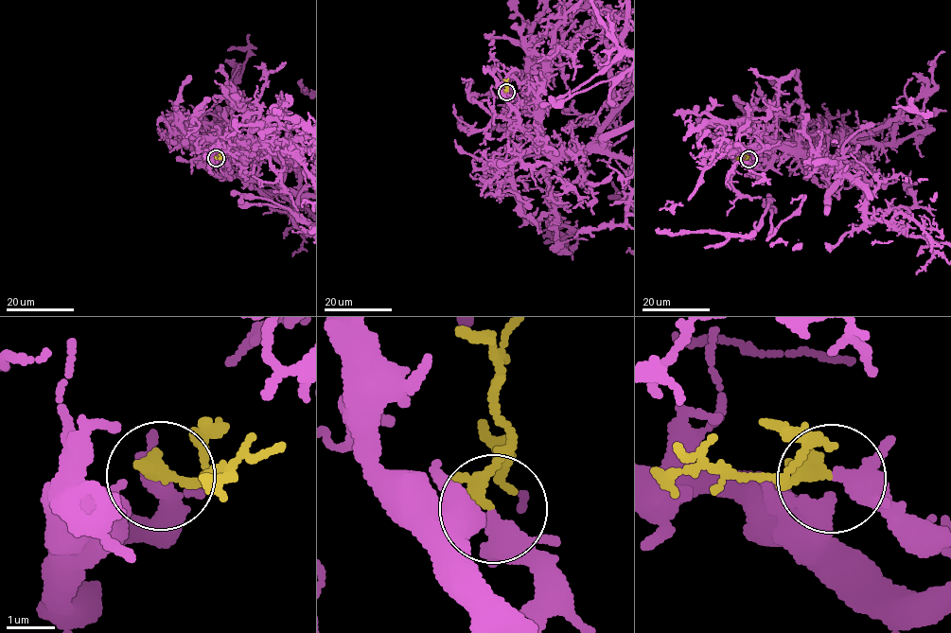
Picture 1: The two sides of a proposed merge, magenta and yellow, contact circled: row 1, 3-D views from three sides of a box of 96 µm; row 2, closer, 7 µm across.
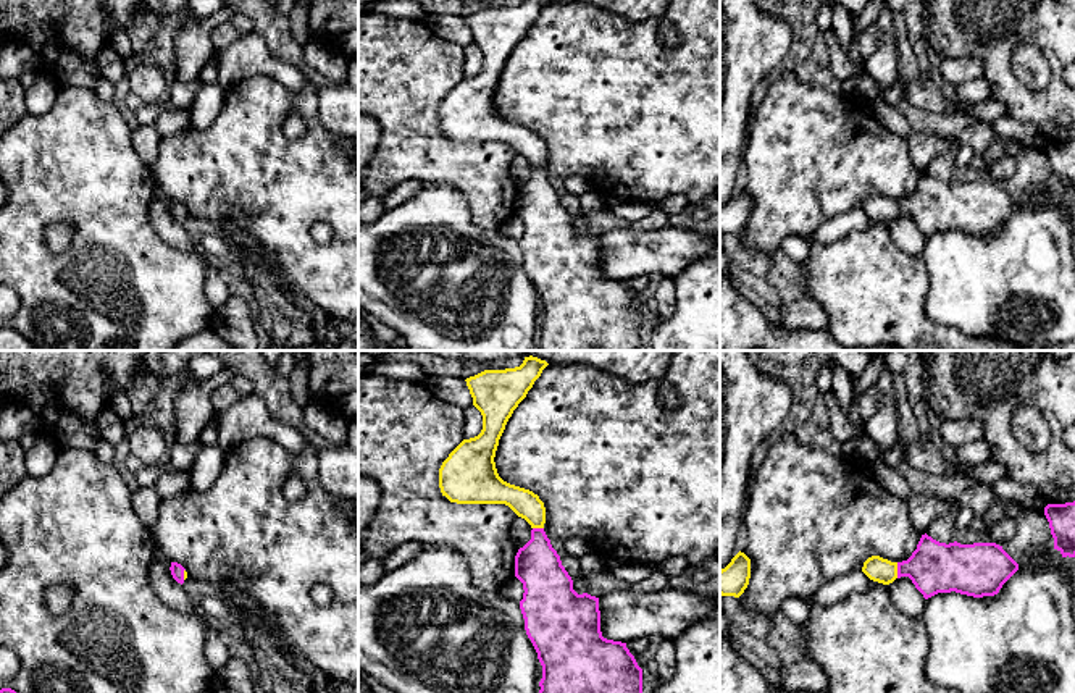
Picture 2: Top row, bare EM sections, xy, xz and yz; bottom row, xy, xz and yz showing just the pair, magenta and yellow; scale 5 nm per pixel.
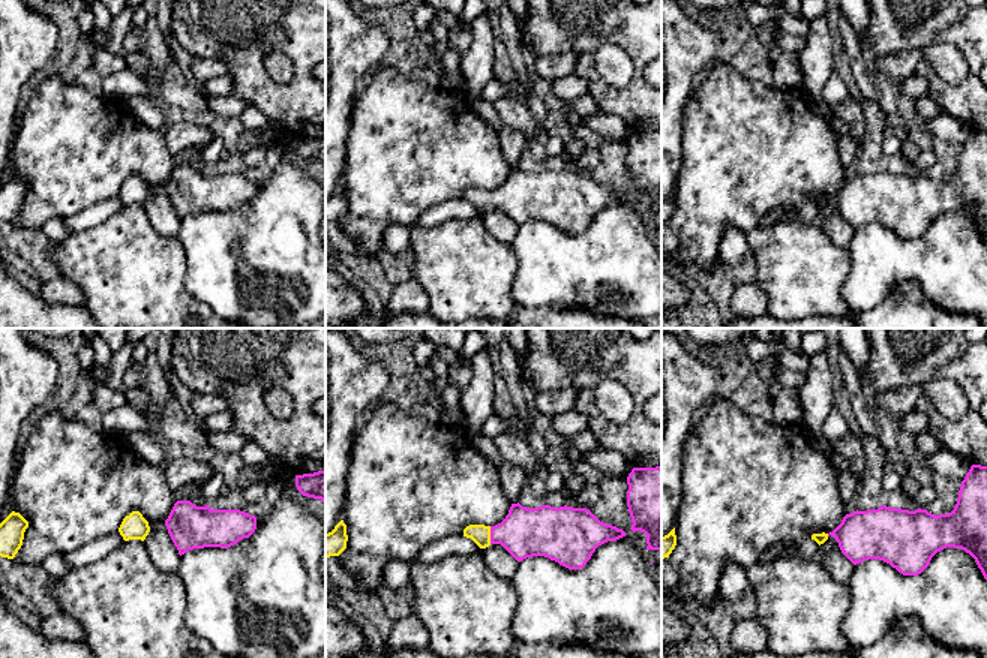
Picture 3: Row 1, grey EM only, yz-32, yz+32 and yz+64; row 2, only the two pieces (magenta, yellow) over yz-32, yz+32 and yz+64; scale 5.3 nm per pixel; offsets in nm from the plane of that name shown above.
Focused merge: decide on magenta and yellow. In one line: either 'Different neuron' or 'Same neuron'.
Same neuron

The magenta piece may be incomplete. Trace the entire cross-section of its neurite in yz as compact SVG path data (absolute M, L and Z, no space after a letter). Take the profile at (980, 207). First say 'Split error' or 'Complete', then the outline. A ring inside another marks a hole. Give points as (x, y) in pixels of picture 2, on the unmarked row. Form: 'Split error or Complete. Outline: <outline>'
Split error. Outline: M927 171L907 199L872 194L862 205L870 218L883 223L909 215L925 237L951 229L973 236L994 234L1017 208L1019 202L996 181L946 183Z

